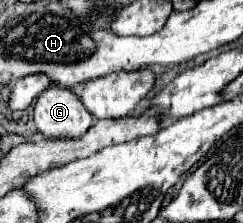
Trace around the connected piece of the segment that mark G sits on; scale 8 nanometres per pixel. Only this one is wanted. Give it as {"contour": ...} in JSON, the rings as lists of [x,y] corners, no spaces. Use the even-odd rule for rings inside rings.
{"contour":[[[61,85],[49,87],[37,97],[33,119],[45,137],[79,137],[93,123],[79,97]]]}

